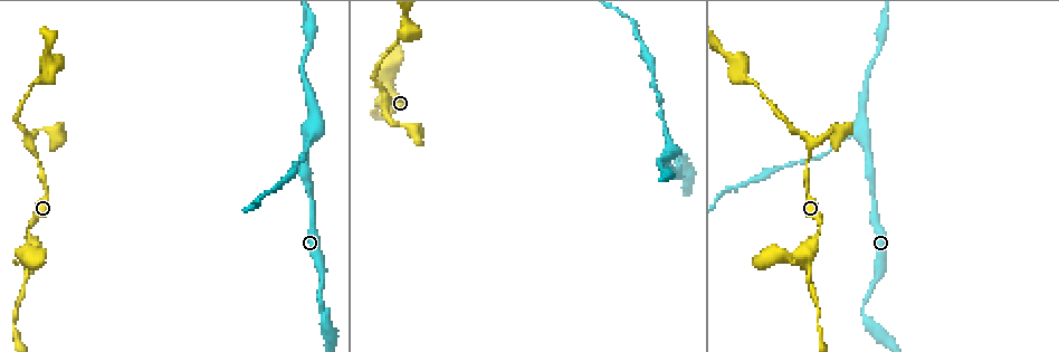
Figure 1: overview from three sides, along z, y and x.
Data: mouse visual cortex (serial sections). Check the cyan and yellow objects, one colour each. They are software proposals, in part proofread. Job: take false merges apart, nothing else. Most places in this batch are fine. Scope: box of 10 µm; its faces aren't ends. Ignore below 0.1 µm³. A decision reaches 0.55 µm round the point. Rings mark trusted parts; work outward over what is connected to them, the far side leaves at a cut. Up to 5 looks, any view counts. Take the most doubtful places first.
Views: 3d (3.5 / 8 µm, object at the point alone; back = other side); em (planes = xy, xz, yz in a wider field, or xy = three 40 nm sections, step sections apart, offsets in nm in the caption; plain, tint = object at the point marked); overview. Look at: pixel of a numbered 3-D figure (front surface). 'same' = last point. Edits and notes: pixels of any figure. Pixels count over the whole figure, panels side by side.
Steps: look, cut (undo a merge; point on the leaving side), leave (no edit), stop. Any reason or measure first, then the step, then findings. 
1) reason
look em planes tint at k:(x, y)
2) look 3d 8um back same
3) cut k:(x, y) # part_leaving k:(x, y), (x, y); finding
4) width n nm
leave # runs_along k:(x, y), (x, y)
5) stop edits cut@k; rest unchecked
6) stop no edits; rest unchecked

branch point
look 3d 3.5um at 1:(809, 146)

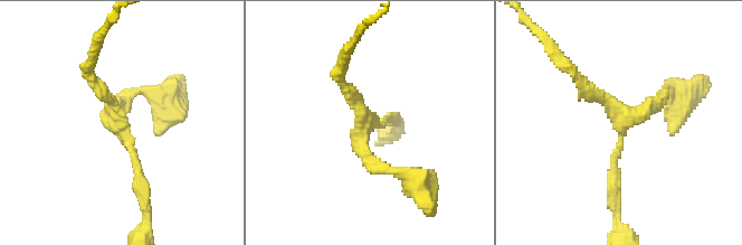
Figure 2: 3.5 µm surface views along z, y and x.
arms 3; arm_widths 150, 200, 200 nm; now the EM
look em xy step 5 tint at 2:(117, 125)

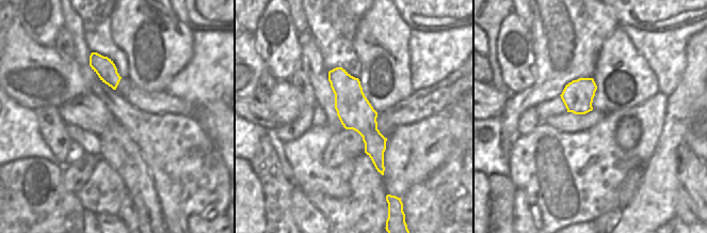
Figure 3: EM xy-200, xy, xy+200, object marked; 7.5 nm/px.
look em planes tint same

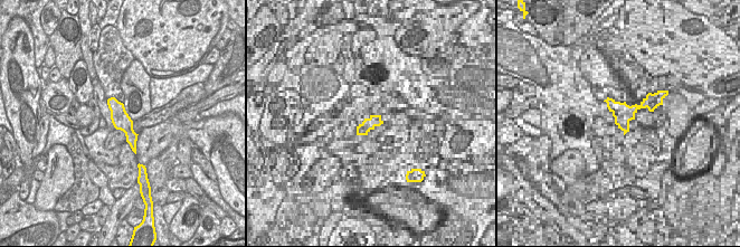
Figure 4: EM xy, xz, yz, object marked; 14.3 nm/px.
leave # runs_along 4:(111, 101), (126, 125), (133, 145); continuous, no second cell

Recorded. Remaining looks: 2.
calibre changes
look 3d 3.5um at 1:(684, 160)

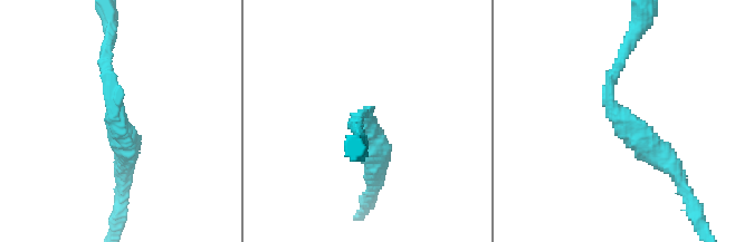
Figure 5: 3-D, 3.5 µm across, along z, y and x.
arm_widths 150, 350 nm; need the tissue
look em xy step 1 tint at 5:(613, 110)

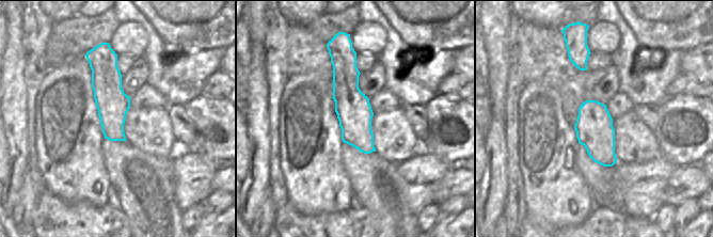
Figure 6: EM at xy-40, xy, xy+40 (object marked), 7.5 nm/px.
leave # runs_along 6:(347, 49), (347, 96), (367, 151); continuous, no second cell

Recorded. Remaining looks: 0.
stop no edits; rest unchecked

